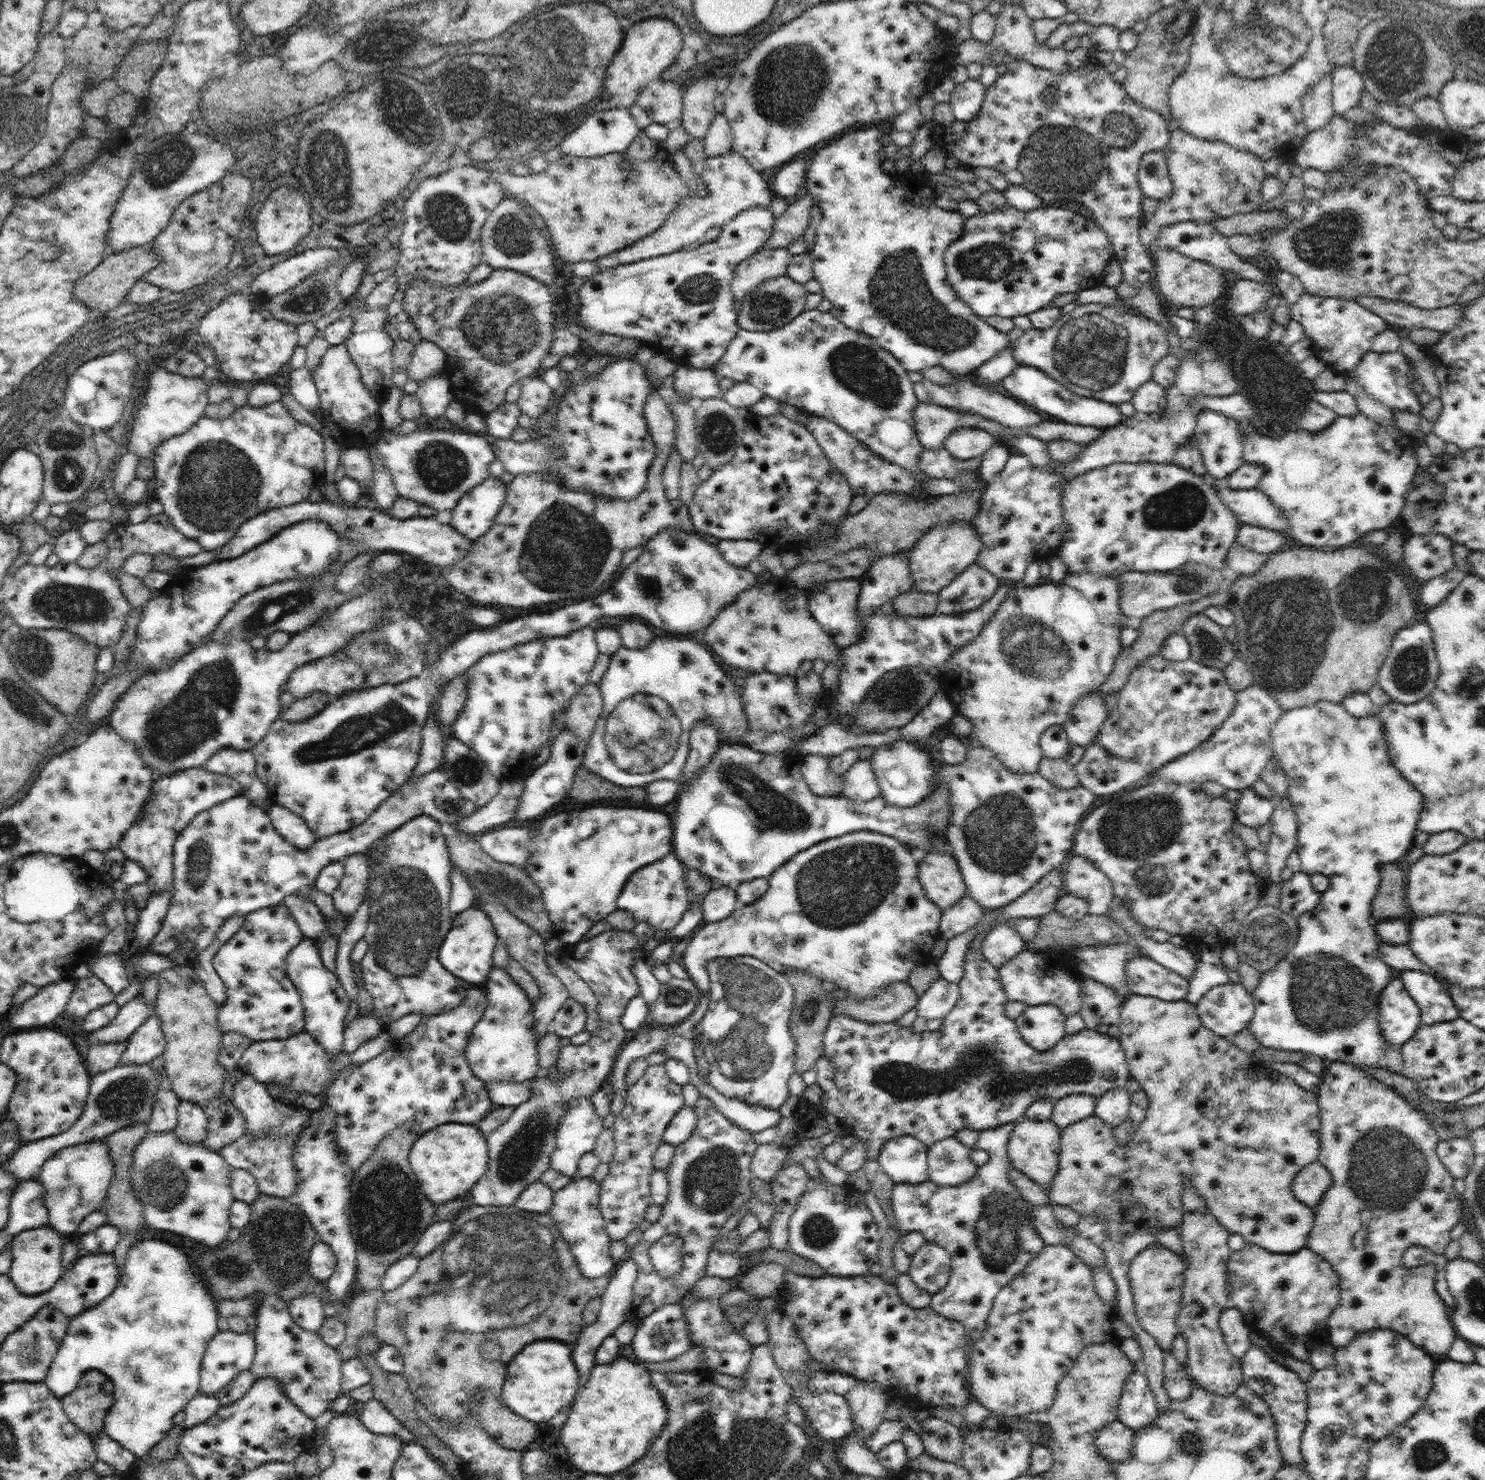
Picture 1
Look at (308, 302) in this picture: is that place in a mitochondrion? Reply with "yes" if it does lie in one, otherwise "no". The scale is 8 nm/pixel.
yes

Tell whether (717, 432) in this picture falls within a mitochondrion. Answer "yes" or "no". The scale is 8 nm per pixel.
yes

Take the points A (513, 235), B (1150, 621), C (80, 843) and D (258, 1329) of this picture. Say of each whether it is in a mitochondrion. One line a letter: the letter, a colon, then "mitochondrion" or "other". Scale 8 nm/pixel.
A: mitochondrion
B: other
C: other
D: other

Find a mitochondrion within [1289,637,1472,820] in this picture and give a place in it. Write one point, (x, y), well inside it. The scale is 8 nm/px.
(1410, 670)

